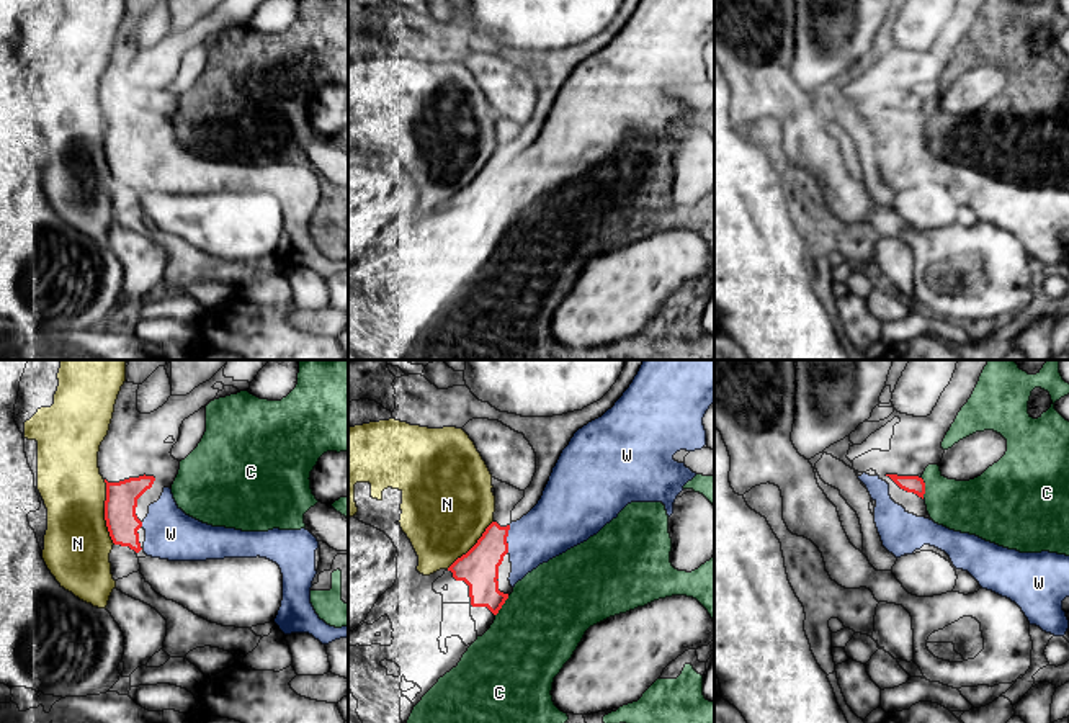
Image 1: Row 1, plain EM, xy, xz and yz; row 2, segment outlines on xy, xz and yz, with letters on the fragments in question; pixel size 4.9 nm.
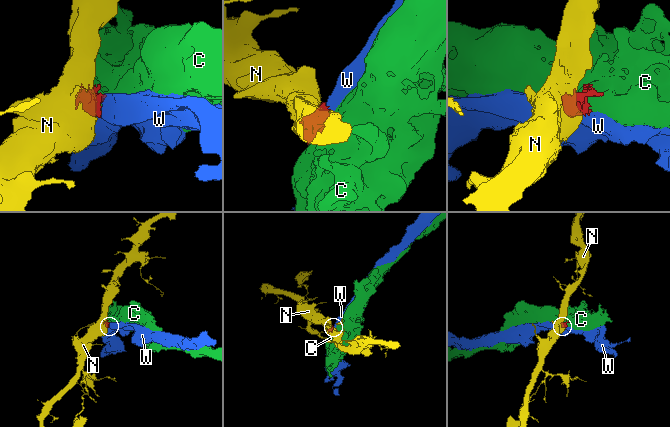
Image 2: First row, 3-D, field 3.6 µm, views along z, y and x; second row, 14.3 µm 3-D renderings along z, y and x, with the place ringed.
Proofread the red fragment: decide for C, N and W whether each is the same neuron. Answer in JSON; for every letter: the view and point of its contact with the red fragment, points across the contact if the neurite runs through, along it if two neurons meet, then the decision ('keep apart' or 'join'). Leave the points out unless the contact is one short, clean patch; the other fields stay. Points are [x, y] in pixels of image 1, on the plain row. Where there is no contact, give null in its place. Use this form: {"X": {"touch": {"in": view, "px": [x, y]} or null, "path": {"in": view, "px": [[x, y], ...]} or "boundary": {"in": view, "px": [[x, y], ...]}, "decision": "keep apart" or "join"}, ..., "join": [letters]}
{"C": {"touch": {"in": "yz", "px": [924, 121]}, "decision": "keep apart"}, "N": {"touch": {"in": "xy", "px": [105, 146]}, "decision": "keep apart"}, "W": {"touch": {"in": "xz", "px": [505, 172]}, "decision": "join"}, "join": ["W"]}

